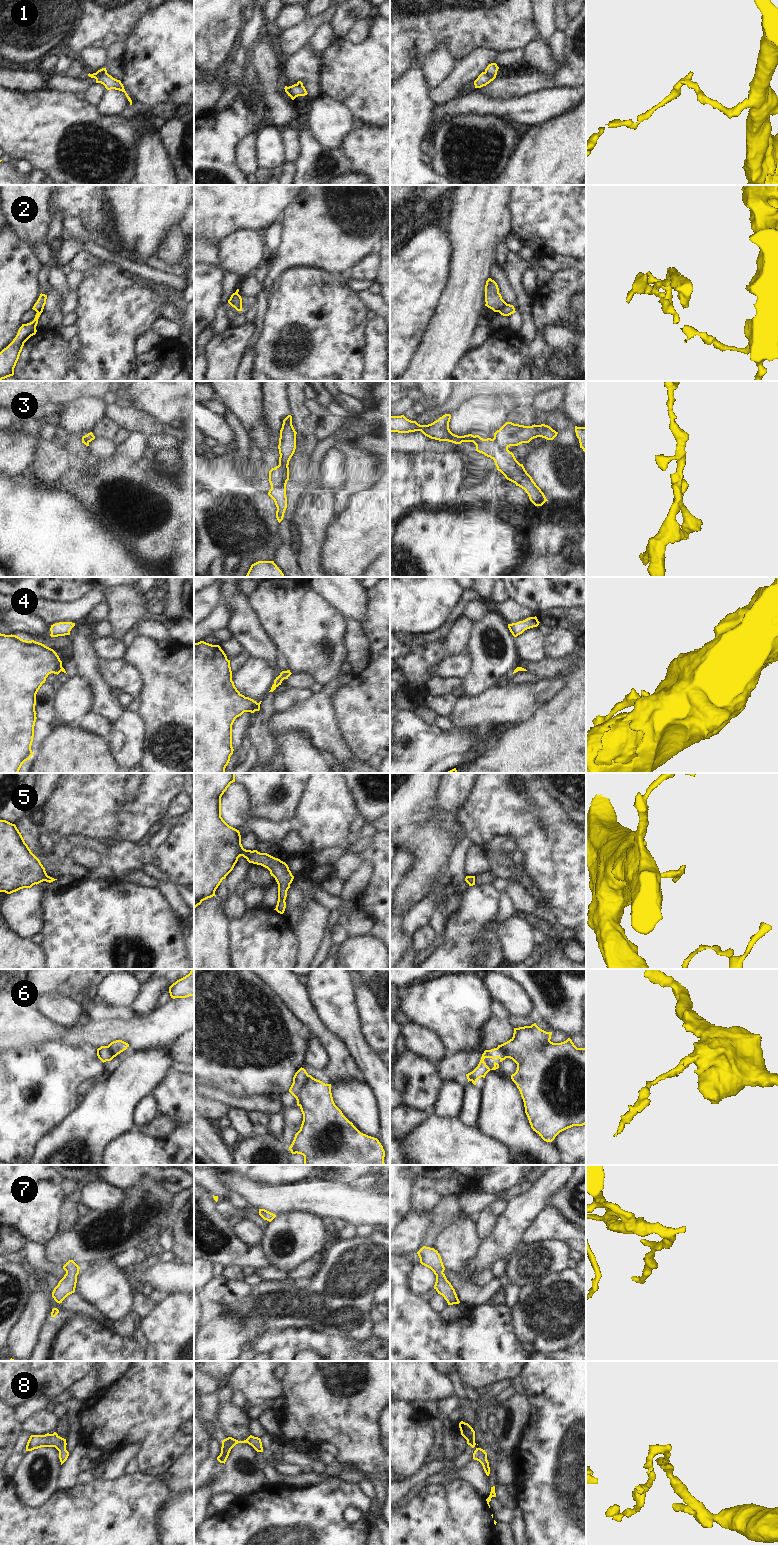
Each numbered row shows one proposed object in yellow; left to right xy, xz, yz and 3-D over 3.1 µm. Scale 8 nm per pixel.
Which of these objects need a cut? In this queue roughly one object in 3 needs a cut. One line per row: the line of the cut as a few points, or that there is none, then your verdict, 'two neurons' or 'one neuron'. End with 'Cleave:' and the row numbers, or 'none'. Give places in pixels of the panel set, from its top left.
1: cut xy (106, 71), (95, 78); two neurons
2: cut yz (506, 303), (498, 311); two neurons
3: cut xz (279, 464), (286, 481); two neurons
4: cut xz (258, 703), (255, 710); two neurons
5: cut none; one neuron
6: cut xz (308, 1075), (296, 1099); two neurons
7: cut none; one neuron
8: cut none; one neuron
Cleave: 1, 2, 3, 4, 6

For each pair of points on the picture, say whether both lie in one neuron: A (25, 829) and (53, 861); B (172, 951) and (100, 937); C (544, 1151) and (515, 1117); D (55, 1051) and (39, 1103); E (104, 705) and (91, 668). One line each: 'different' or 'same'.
A: same
B: same
C: same
D: same
E: same

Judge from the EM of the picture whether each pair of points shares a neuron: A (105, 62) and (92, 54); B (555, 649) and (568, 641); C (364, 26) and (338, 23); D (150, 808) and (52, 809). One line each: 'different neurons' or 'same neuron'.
A: same neuron
B: same neuron
C: different neurons
D: same neuron

